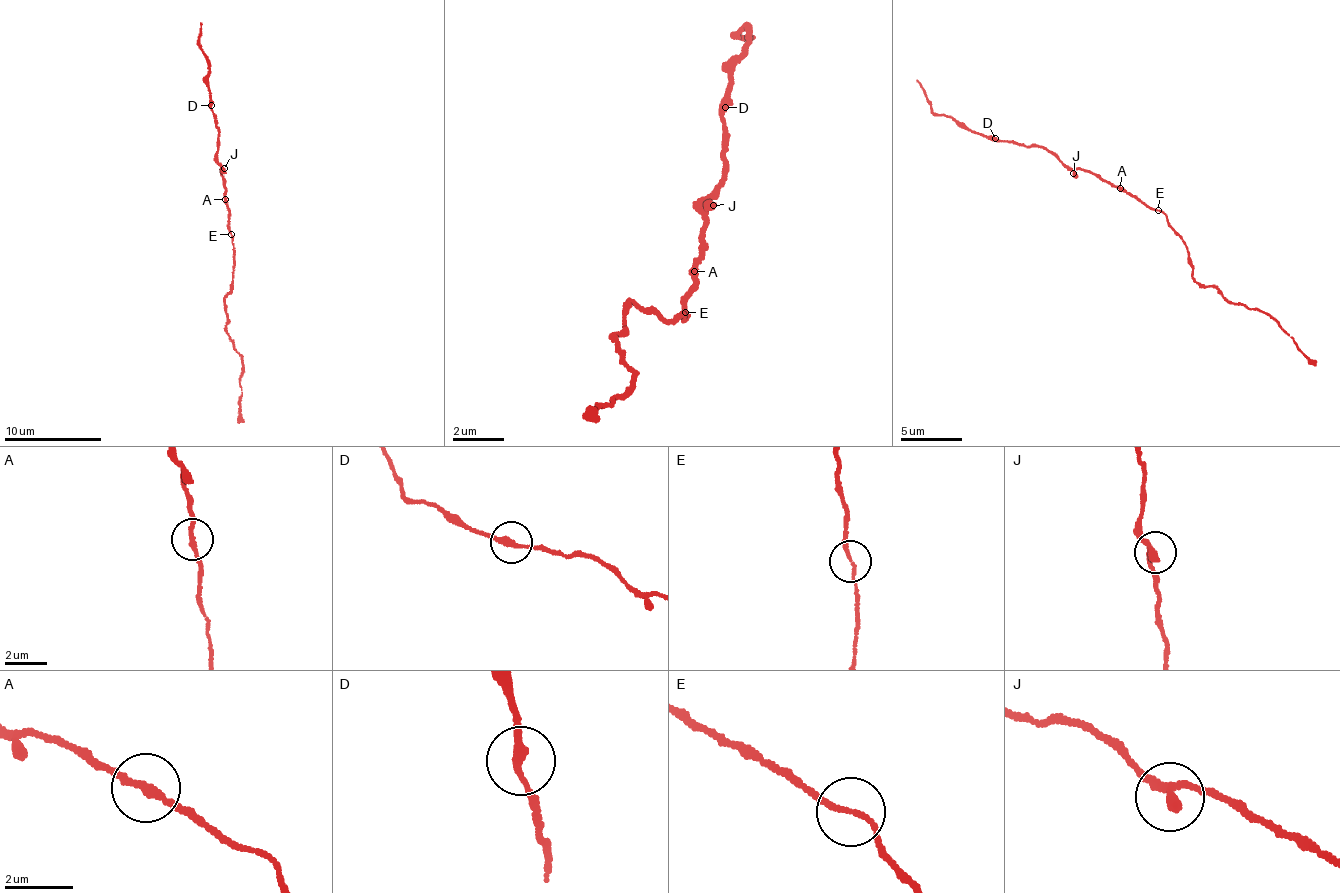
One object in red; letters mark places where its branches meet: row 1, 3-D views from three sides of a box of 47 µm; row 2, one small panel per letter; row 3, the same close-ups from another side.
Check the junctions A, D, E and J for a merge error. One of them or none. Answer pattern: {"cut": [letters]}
{"cut": []}

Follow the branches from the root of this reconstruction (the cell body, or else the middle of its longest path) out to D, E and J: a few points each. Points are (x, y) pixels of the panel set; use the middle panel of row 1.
D: (696, 280), (695, 257), (702, 254), (707, 239), (701, 237), (702, 206), (717, 180), (725, 177), (724, 109)
E: (696, 280), (696, 291), (686, 300), (683, 313)
J: (696, 280), (695, 257), (702, 254), (707, 239), (701, 237), (701, 225), (709, 222), (713, 205)

